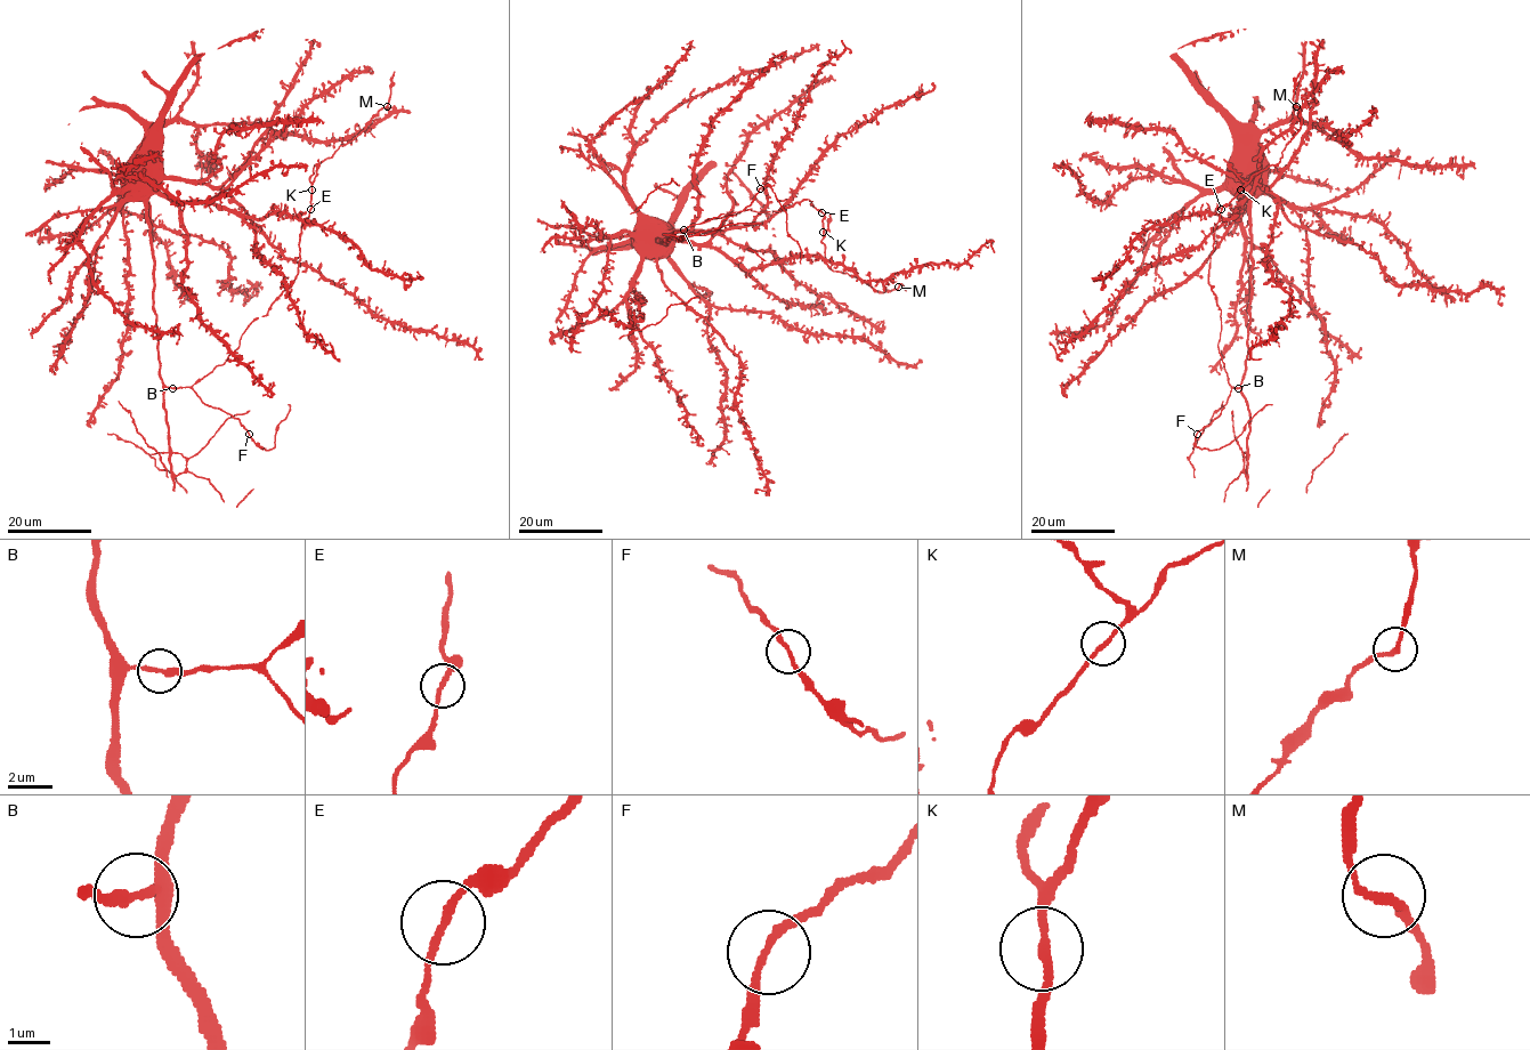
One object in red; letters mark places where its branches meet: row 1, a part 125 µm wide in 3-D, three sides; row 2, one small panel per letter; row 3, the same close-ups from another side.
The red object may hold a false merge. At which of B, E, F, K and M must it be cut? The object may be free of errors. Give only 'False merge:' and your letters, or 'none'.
False merge: none

